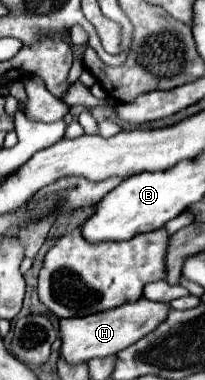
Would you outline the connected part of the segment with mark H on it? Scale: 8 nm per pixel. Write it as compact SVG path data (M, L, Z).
M144 295L134 303L124 303L120 307L92 313L86 317L72 317L72 319L60 319L60 331L62 331L62 357L68 363L86 363L94 357L108 357L116 355L118 351L134 345L138 339L154 331L172 311L170 303L162 301L150 301Z

